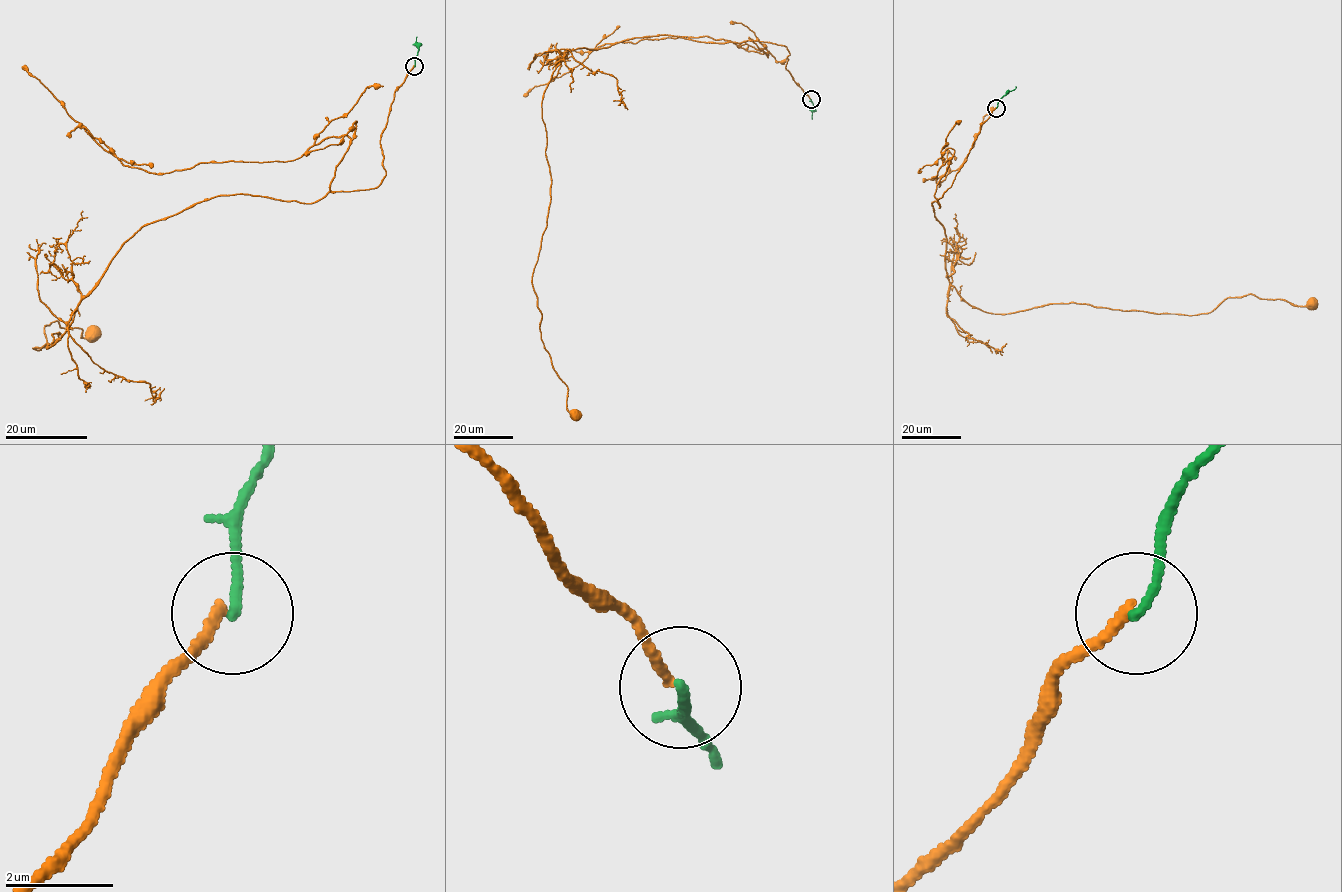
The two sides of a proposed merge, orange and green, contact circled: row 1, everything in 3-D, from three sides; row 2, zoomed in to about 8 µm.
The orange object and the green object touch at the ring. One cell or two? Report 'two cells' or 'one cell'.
two cells

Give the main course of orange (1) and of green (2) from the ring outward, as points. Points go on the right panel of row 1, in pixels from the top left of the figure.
1: (996, 108), (932, 202), (947, 278), (970, 305), (1193, 315), (1251, 294), (1311, 305)
2: (996, 108), (997, 102), (1015, 86)

